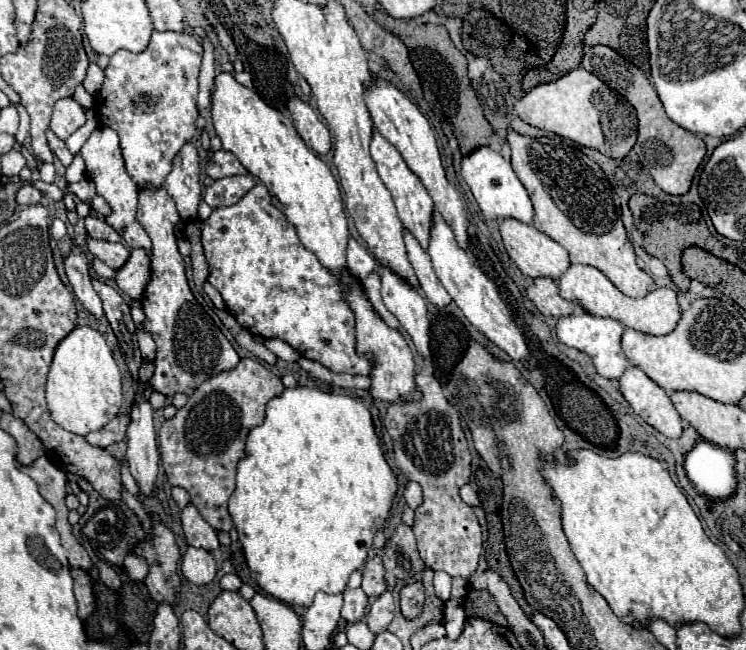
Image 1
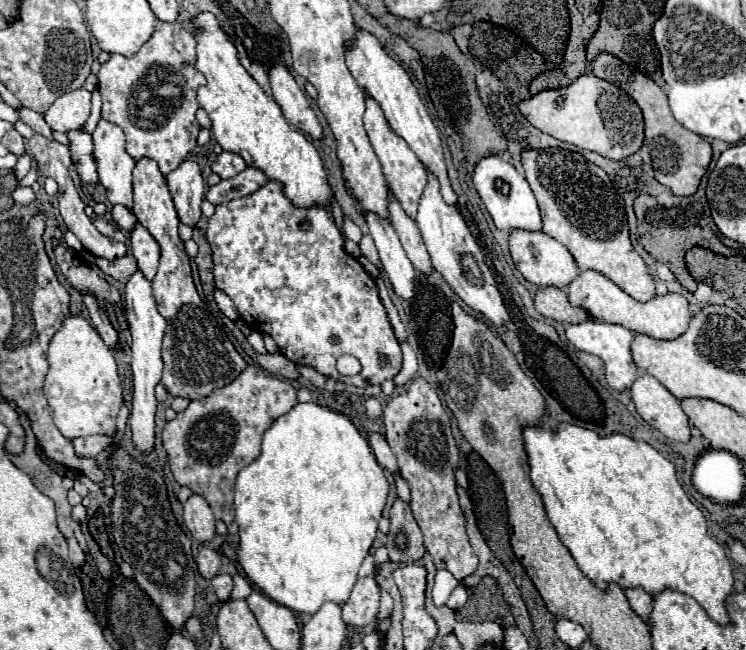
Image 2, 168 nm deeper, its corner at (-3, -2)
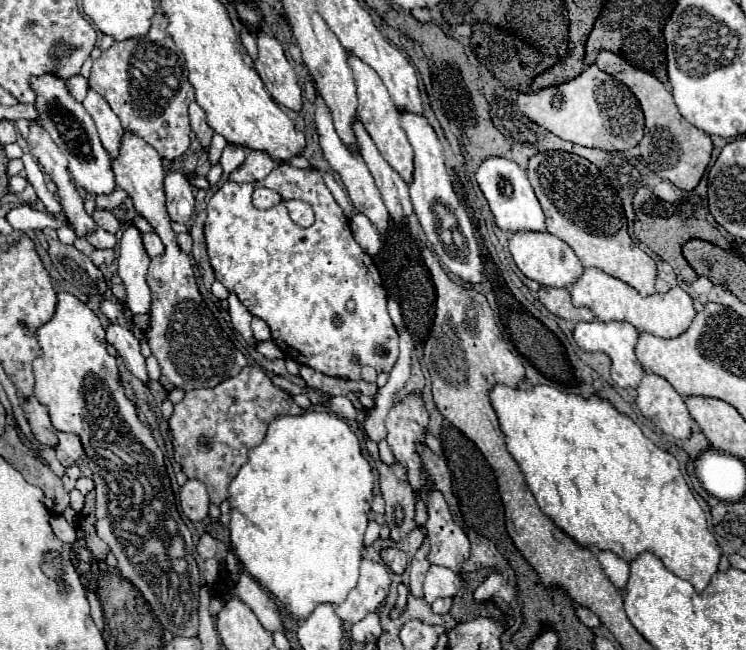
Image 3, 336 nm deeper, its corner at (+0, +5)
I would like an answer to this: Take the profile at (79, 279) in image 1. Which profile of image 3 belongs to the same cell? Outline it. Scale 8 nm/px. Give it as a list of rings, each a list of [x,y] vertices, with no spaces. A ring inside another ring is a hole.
[[[109,323],[105,327],[105,335],[107,335],[107,343],[113,345],[117,349],[117,353],[121,355],[125,367],[139,377],[143,383],[147,383],[147,369],[145,369],[145,359],[139,353],[139,339],[133,335],[133,331],[123,329],[117,323]]]

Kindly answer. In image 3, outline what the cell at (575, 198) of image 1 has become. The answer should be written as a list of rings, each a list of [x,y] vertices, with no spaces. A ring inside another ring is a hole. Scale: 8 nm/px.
[[[565,151],[537,153],[527,163],[527,175],[547,217],[547,231],[563,239],[583,267],[597,267],[631,285],[643,297],[655,293],[655,261],[631,241],[621,199],[591,161]]]

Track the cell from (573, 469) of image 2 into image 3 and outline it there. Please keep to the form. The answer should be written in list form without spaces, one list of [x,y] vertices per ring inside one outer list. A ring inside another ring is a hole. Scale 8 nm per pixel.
[[[497,385],[493,391],[491,391],[491,403],[497,411],[497,417],[499,417],[499,423],[501,423],[501,429],[505,433],[505,441],[507,441],[507,449],[509,453],[515,457],[515,461],[519,463],[523,475],[525,475],[525,481],[531,489],[531,493],[535,495],[537,499],[537,505],[541,507],[541,511],[561,529],[565,531],[571,539],[575,539],[581,547],[597,547],[599,551],[613,551],[619,559],[625,559],[627,563],[631,563],[633,559],[637,559],[639,555],[643,553],[653,553],[657,559],[663,561],[663,565],[675,573],[677,577],[689,581],[697,593],[701,593],[711,577],[719,571],[719,559],[721,559],[721,547],[717,543],[717,539],[709,533],[707,529],[707,521],[705,521],[705,511],[701,509],[701,505],[697,503],[697,499],[693,497],[693,493],[689,491],[681,471],[679,471],[679,463],[673,455],[669,455],[667,451],[659,449],[651,439],[647,439],[641,429],[625,415],[621,415],[619,411],[615,411],[611,407],[609,401],[603,401],[599,397],[591,397],[591,399],[583,399],[583,397],[577,397],[577,395],[567,395],[563,391],[559,391],[557,387],[547,387],[547,385],[535,385],[527,391],[523,389],[511,389],[511,387],[505,387],[505,385]]]

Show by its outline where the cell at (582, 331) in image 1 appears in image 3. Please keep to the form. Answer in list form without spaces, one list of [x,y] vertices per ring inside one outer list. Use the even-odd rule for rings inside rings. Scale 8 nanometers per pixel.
[[[597,319],[589,321],[589,323],[581,321],[575,325],[575,331],[573,331],[573,339],[577,341],[577,345],[583,351],[601,351],[601,353],[611,357],[611,379],[619,387],[637,387],[641,377],[643,377],[643,367],[633,353],[637,337],[639,337],[637,329],[625,321],[607,321],[607,323],[597,321]]]

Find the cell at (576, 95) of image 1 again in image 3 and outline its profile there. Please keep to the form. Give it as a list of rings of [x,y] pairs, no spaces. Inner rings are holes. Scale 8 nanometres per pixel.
[[[589,65],[581,75],[567,83],[541,89],[539,93],[521,93],[517,97],[517,105],[519,111],[537,125],[583,147],[627,151],[643,137],[643,113],[637,97],[627,85],[603,73],[597,65]]]

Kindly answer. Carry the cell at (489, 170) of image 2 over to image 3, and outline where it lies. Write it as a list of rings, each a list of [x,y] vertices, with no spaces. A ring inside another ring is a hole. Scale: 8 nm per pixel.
[[[489,157],[485,159],[475,179],[491,207],[491,213],[495,215],[495,223],[501,231],[545,231],[545,215],[541,211],[541,205],[533,193],[533,187],[527,179],[527,173],[511,159],[505,157]]]

